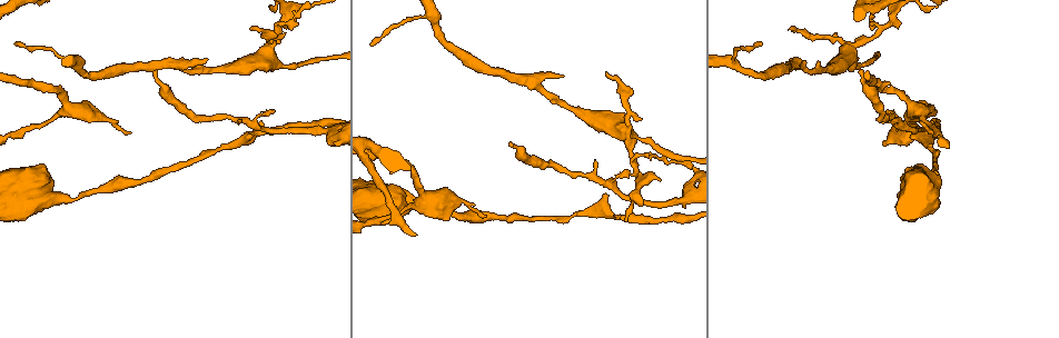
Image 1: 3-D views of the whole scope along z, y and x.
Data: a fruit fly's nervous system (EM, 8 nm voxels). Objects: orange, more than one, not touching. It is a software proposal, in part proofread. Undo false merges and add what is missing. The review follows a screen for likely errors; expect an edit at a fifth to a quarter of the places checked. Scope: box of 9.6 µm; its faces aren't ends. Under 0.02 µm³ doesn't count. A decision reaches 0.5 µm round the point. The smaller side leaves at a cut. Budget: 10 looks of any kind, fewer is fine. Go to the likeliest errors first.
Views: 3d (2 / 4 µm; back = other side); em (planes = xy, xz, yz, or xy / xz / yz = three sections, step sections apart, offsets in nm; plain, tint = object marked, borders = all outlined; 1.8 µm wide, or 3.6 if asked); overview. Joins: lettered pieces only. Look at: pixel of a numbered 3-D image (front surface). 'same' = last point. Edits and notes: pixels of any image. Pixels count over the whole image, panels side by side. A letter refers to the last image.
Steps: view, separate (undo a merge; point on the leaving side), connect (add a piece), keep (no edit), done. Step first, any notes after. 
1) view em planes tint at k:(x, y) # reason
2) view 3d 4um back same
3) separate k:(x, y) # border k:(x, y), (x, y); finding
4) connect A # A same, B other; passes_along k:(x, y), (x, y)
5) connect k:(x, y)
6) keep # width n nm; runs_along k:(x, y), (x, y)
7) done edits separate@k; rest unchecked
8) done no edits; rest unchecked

view 3d 4um back at 1:(510, 144) # long arm stops here

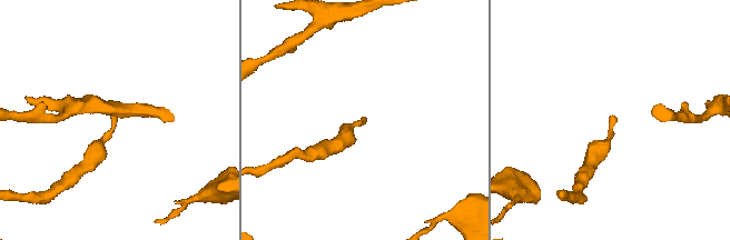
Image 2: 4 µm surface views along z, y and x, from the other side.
view em planes borders at 2:(363, 120) # need the tissue

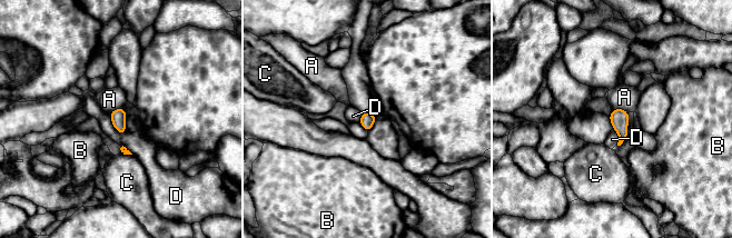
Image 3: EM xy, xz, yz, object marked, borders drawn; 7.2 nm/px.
keep # A other, B other, C other, D other; border 3:(109, 113), (112, 126), (124, 134); none of them fits

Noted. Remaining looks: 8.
view 3d 2um at 1:(204, 58) # free end

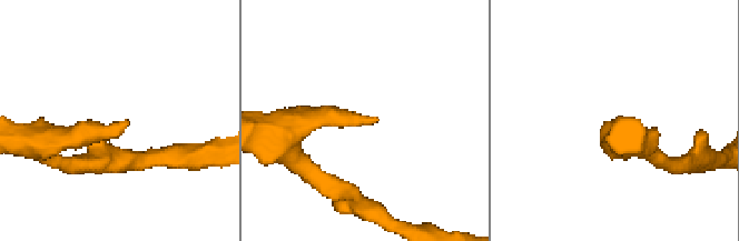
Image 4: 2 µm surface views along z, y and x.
view em planes tint at 4:(125, 125) # now the EM

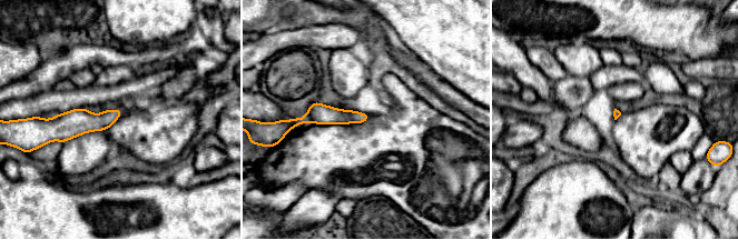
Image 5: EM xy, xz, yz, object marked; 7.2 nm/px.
view em planes borders same

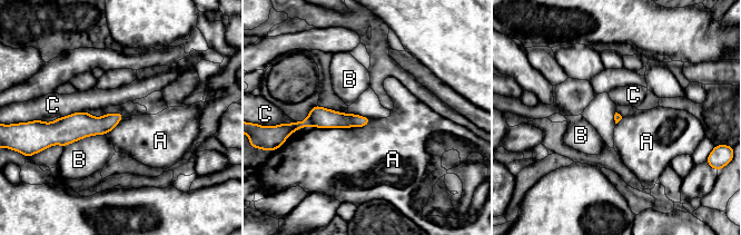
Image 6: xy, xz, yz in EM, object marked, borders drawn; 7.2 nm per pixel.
keep # A other, B other, C other; border 6:(303, 127), (348, 128); none of them fits

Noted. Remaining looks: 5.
view 3d 2um at 1:(573, 217) # narrows sharply

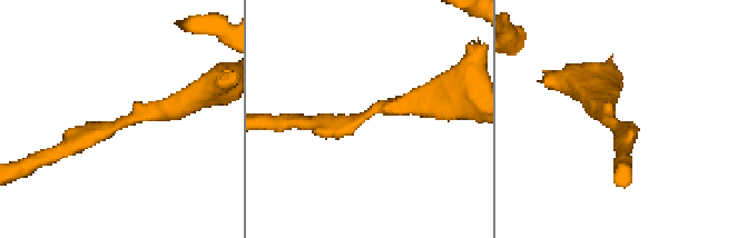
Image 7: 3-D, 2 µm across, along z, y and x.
view em planes borders at 7:(615, 123)

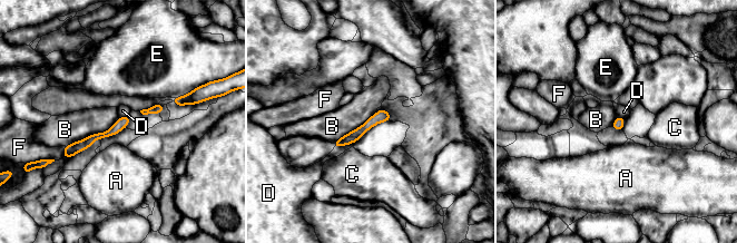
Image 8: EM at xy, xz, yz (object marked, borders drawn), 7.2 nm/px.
keep # A other, B other, C other, D other, E other, F other; runs_along 8:(126, 119), (66, 154); all the same neuron

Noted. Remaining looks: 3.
view 3d 4um at 1:(922, 166) # thick end

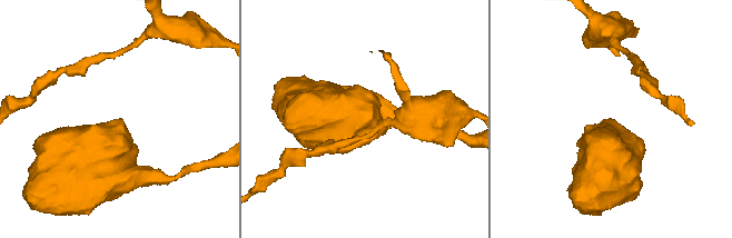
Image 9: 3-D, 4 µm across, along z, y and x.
view em 3.6um planes borders at 9:(371, 117)

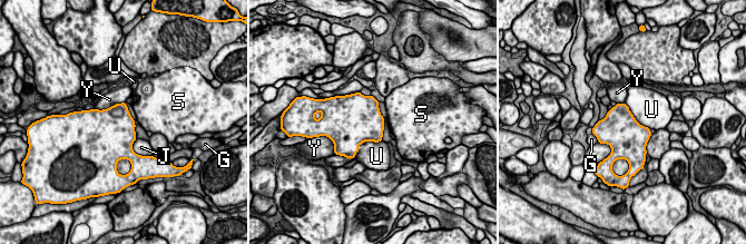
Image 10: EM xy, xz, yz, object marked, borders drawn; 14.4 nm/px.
keep # G other, J other, S other, U other, Y other; border 10:(381, 139), (362, 143), (353, 157); no lettered piece goes on from it

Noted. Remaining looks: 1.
done no edits; rest unchecked

